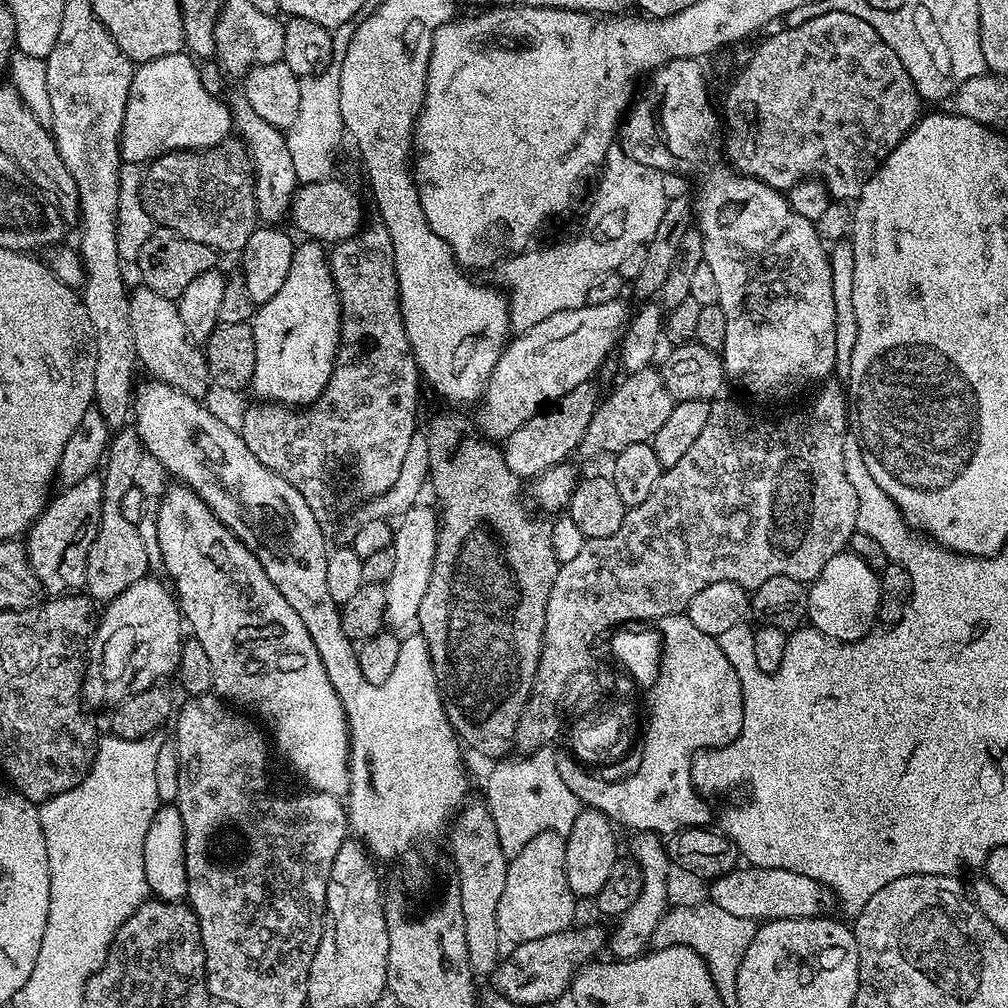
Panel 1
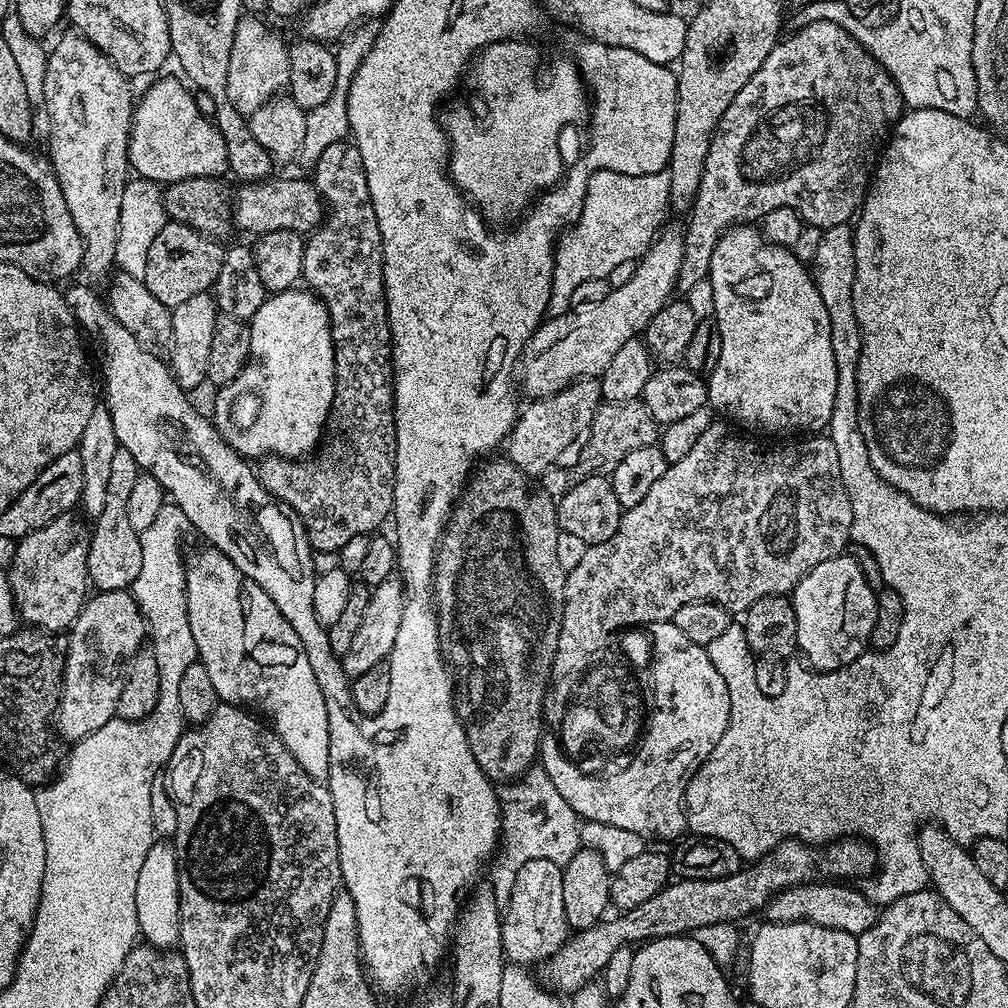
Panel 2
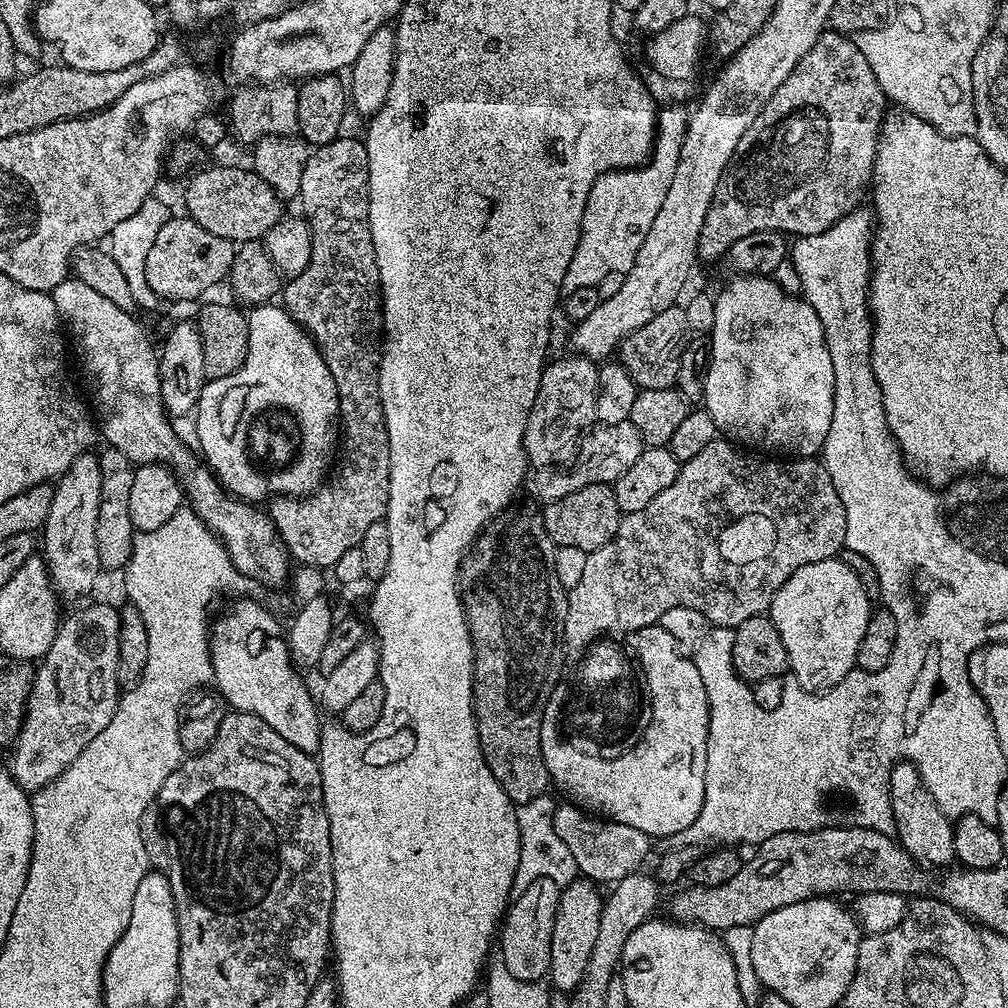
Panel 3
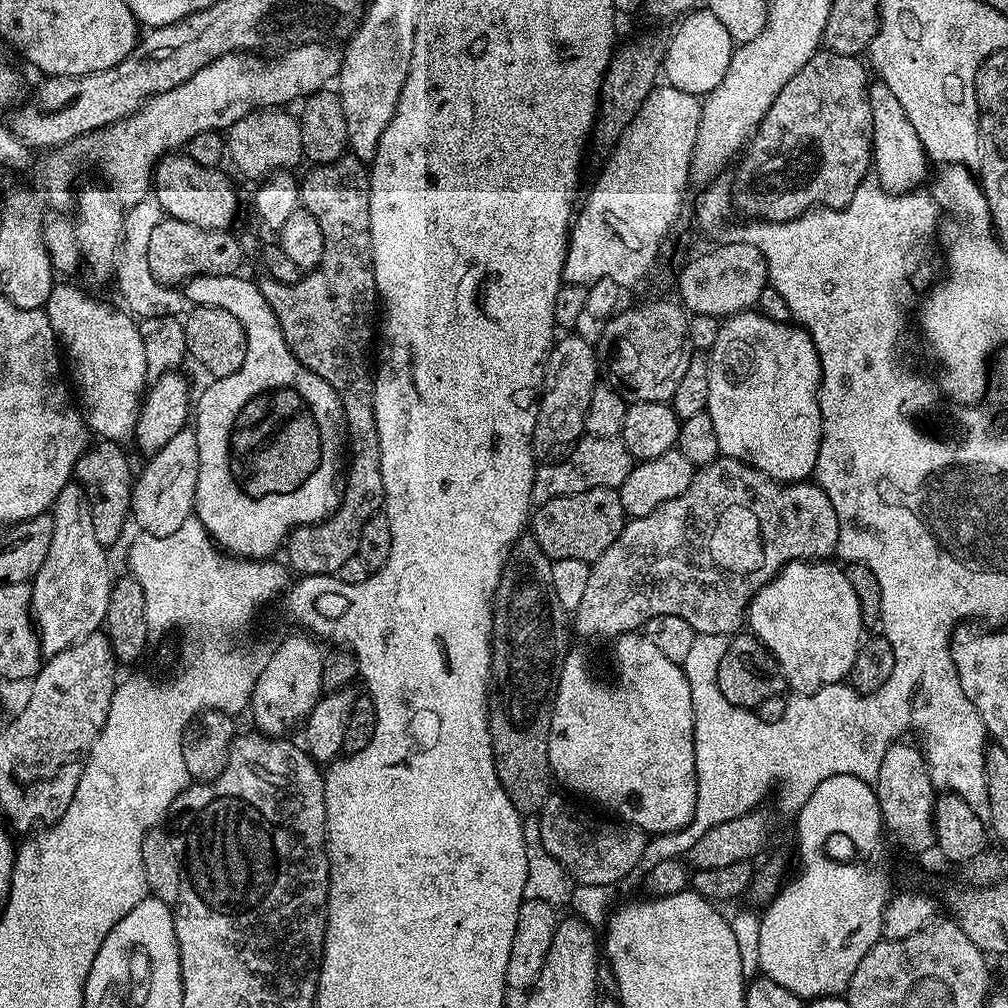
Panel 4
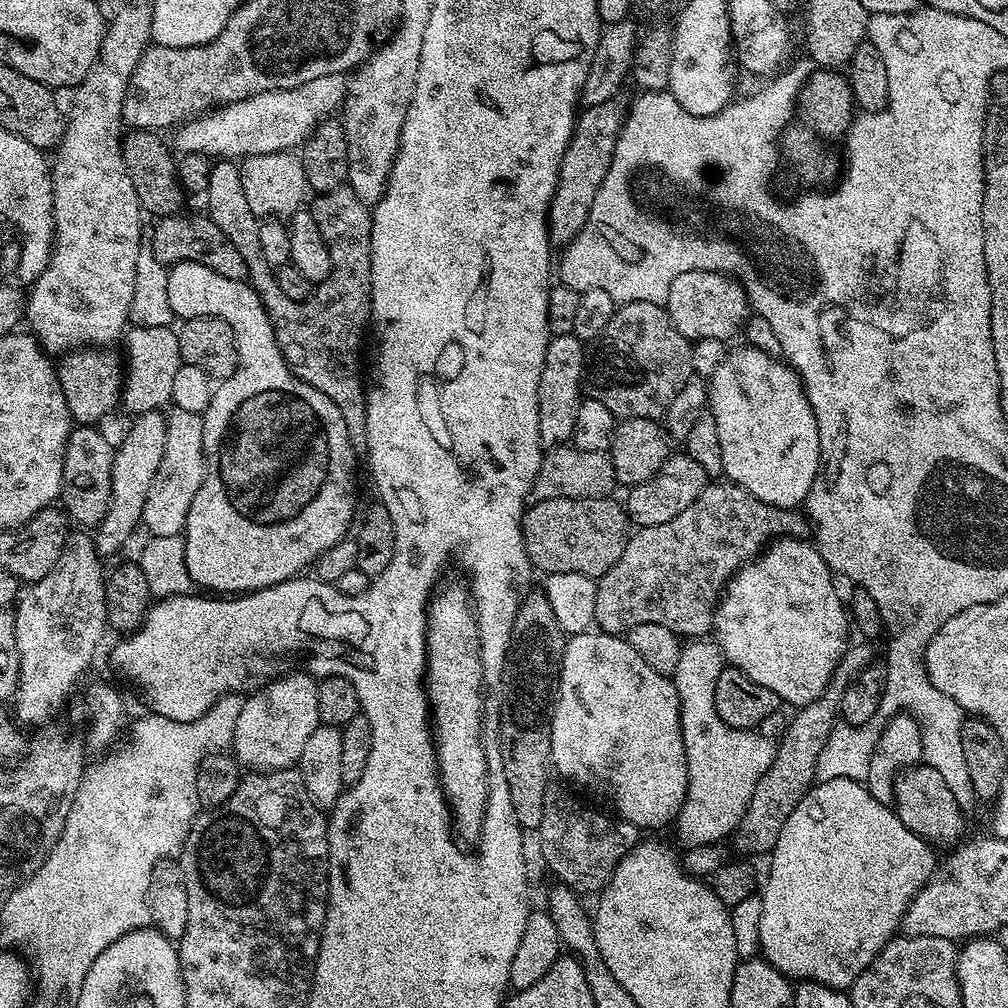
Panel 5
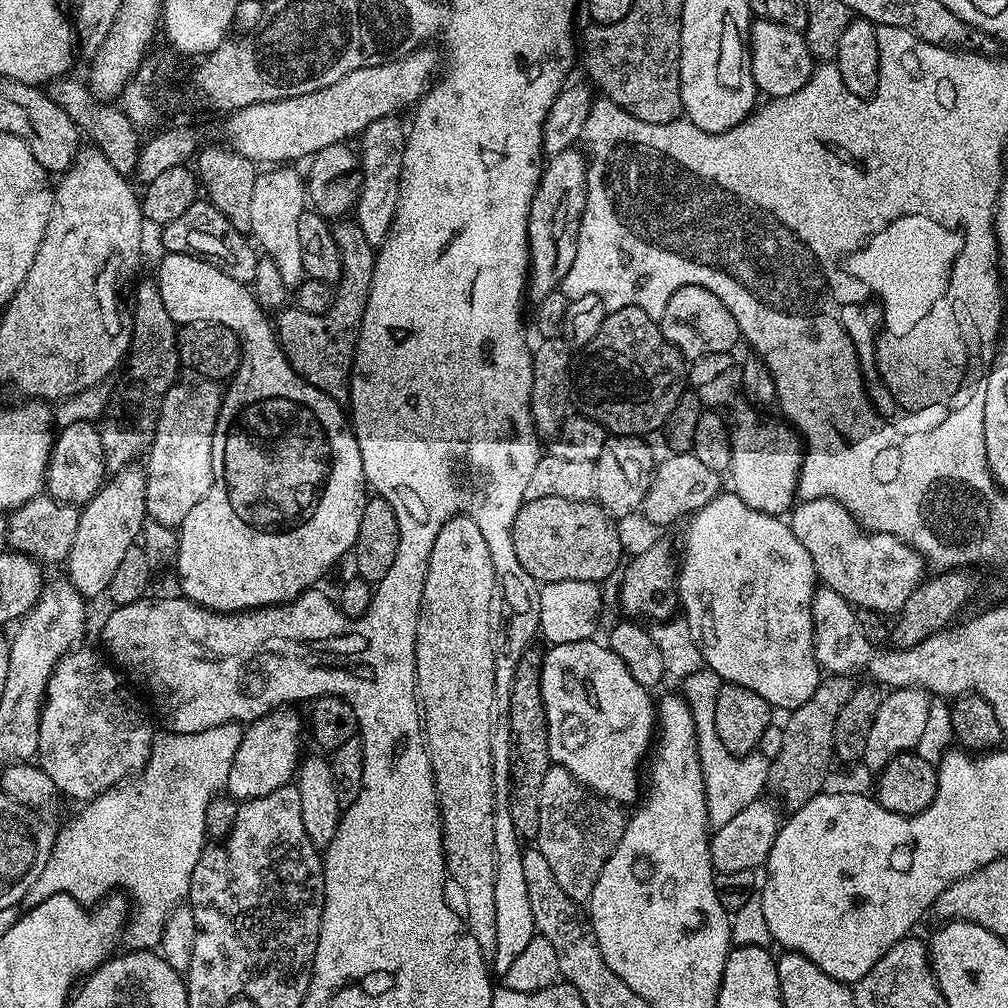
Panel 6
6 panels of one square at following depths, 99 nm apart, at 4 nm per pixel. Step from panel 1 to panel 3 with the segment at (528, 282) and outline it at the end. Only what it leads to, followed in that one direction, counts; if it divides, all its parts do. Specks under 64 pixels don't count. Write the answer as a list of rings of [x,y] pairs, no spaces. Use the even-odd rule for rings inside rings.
[[[661,107],[658,135],[650,159],[638,168],[613,170],[596,179],[586,202],[578,246],[566,270],[565,293],[579,287],[596,287],[606,274],[631,272],[634,258],[638,258],[638,250],[642,250],[642,242],[646,242],[646,234],[662,206],[662,198],[666,198],[666,190],[670,190],[670,178],[674,178],[674,170],[678,170],[688,117],[689,113],[680,108]]]

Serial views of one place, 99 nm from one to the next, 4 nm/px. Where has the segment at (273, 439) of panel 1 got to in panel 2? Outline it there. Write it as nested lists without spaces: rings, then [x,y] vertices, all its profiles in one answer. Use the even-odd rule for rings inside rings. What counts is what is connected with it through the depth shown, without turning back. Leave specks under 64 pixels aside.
[[[351,139],[334,142],[323,150],[314,167],[314,173],[316,189],[324,197],[326,219],[307,237],[302,280],[309,289],[318,290],[320,299],[328,308],[328,317],[332,323],[332,341],[336,355],[334,402],[317,451],[307,458],[295,460],[287,460],[284,456],[265,456],[255,465],[254,471],[264,489],[295,513],[299,523],[304,525],[313,549],[321,553],[339,552],[342,546],[346,546],[346,542],[350,542],[350,538],[375,533],[379,529],[376,527],[387,516],[389,519],[393,515],[396,407],[392,397],[392,335],[384,297],[382,234],[378,230],[378,218],[374,214],[370,186],[366,186],[366,166],[362,166],[362,154],[358,154],[358,146]]]

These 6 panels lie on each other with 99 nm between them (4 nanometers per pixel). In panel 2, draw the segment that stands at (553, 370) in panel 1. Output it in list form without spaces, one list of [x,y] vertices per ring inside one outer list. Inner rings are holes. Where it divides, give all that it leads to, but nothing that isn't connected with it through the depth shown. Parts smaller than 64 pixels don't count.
[[[679,227],[668,228],[657,235],[640,257],[630,282],[612,288],[597,305],[573,307],[561,316],[545,319],[518,361],[518,384],[528,398],[549,396],[575,380],[599,378],[606,366],[626,342],[637,339],[648,323],[673,299],[676,292],[678,266],[682,266],[684,234]]]

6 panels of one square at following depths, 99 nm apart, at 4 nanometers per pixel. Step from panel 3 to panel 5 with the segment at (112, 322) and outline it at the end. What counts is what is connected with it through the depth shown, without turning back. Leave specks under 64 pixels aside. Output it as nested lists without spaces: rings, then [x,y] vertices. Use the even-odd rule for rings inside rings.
[[[85,346],[73,350],[63,357],[64,360],[56,368],[56,377],[62,386],[62,394],[66,398],[68,413],[80,426],[92,426],[100,420],[112,407],[121,403],[122,385],[125,373],[122,371],[122,360],[114,353],[108,352],[104,346]]]

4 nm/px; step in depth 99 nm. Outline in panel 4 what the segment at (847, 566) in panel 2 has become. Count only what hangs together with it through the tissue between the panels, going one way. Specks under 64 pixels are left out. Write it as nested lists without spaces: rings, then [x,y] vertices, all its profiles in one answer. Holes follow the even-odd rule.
[[[793,560],[791,564],[787,564],[785,568],[781,568],[780,572],[769,584],[756,591],[756,597],[748,604],[746,613],[746,624],[753,636],[756,636],[762,643],[766,645],[768,651],[776,659],[776,664],[780,667],[780,672],[784,675],[785,685],[796,694],[811,694],[817,692],[819,688],[825,688],[827,684],[839,684],[847,677],[848,672],[854,666],[854,658],[858,654],[862,643],[862,634],[865,631],[862,622],[862,614],[859,613],[858,594],[854,592],[853,586],[847,581],[843,567],[828,564],[832,562],[809,562],[807,560]]]

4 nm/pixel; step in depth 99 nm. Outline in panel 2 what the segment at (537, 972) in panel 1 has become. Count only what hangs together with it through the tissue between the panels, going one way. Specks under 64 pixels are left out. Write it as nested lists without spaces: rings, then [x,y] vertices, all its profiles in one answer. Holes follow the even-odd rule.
[[[795,838],[784,840],[773,852],[767,852],[759,860],[741,867],[739,872],[726,878],[677,879],[654,894],[650,902],[642,902],[642,906],[634,906],[623,914],[616,914],[620,916],[613,920],[605,918],[594,926],[579,929],[575,934],[569,935],[557,952],[547,956],[539,965],[539,983],[556,994],[573,994],[584,985],[593,983],[603,973],[614,950],[618,950],[623,944],[636,946],[658,936],[690,934],[697,928],[705,928],[710,924],[732,924],[759,908],[761,911],[777,892],[789,888],[791,884],[812,882],[817,878],[856,882],[856,879],[859,881],[861,878],[871,877],[877,868],[876,849],[863,838],[841,838],[823,845],[819,850],[813,850],[807,843]]]

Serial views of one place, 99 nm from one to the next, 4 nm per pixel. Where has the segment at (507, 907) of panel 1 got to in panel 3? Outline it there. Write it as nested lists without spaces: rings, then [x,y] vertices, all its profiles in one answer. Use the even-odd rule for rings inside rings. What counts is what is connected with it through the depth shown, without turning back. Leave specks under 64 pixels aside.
[[[537,882],[511,901],[498,932],[498,949],[506,960],[506,969],[514,977],[540,982],[548,976],[550,934],[554,934],[554,914],[558,910],[560,890],[556,884]]]

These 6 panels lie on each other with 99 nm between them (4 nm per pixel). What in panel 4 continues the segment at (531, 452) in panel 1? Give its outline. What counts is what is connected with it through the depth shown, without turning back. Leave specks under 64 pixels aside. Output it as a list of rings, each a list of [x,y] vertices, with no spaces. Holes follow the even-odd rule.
[[[576,334],[561,335],[553,343],[548,362],[544,365],[546,387],[540,397],[532,439],[532,450],[541,457],[556,456],[563,448],[571,449],[585,435],[586,410],[590,410],[590,394],[594,394],[598,383],[598,357],[593,341],[572,335]]]

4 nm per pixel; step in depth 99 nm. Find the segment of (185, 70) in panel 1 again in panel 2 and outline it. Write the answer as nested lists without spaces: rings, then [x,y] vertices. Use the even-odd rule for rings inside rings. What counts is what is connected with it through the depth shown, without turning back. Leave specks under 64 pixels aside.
[[[160,80],[145,90],[141,100],[139,97],[135,101],[128,162],[139,179],[167,186],[186,178],[220,176],[228,168],[228,151],[215,123],[198,110],[195,95],[176,80]]]

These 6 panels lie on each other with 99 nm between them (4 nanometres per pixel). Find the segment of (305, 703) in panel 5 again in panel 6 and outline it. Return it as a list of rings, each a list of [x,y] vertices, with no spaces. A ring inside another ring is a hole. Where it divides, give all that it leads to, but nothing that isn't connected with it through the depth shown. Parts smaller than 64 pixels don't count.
[[[292,708],[276,709],[247,725],[224,787],[229,797],[238,802],[253,800],[291,783],[302,758],[299,740],[302,722],[294,711]]]

